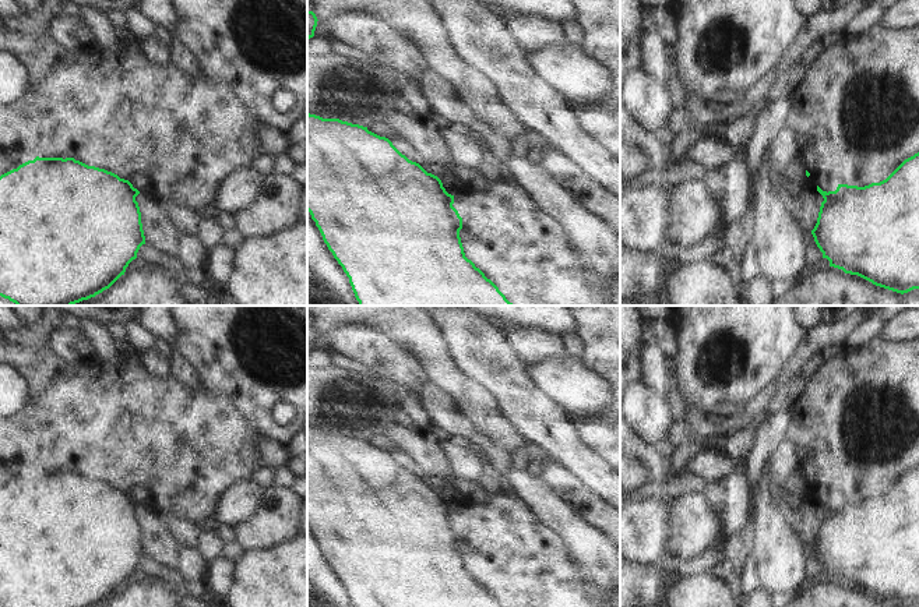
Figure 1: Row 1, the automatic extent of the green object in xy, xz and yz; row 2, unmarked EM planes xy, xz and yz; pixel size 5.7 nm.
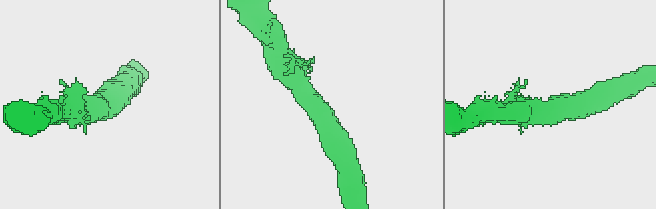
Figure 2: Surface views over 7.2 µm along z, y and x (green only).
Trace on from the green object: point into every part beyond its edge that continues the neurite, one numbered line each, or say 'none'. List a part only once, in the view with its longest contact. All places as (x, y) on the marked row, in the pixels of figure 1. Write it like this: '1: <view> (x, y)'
none

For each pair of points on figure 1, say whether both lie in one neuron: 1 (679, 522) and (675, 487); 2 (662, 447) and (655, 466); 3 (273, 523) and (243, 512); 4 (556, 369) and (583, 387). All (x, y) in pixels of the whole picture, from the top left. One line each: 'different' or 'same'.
1: different
2: different
3: different
4: same

